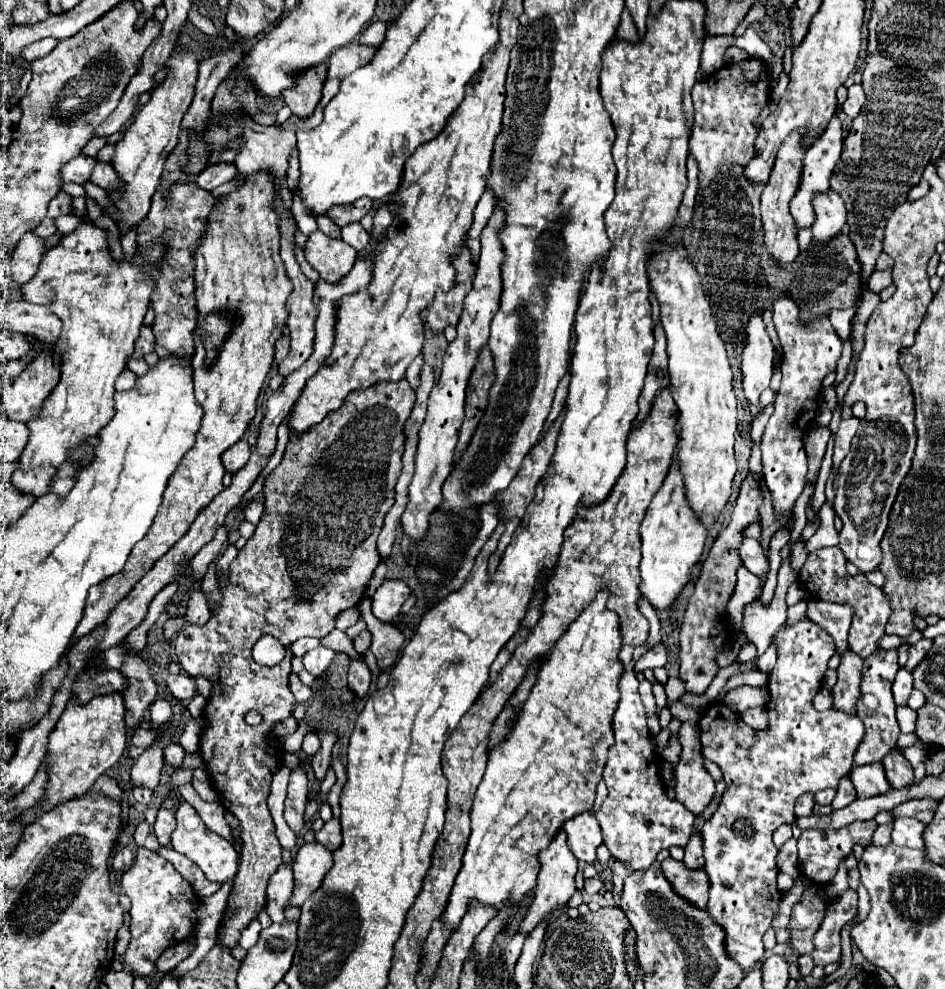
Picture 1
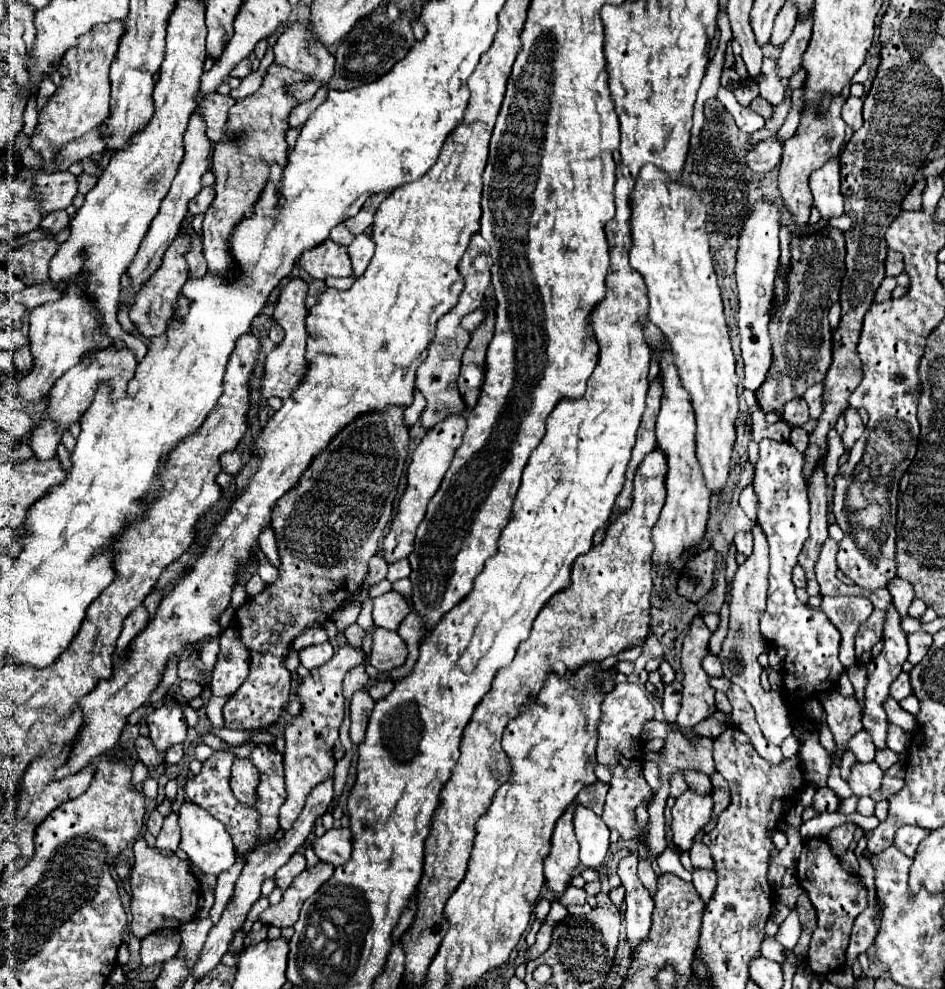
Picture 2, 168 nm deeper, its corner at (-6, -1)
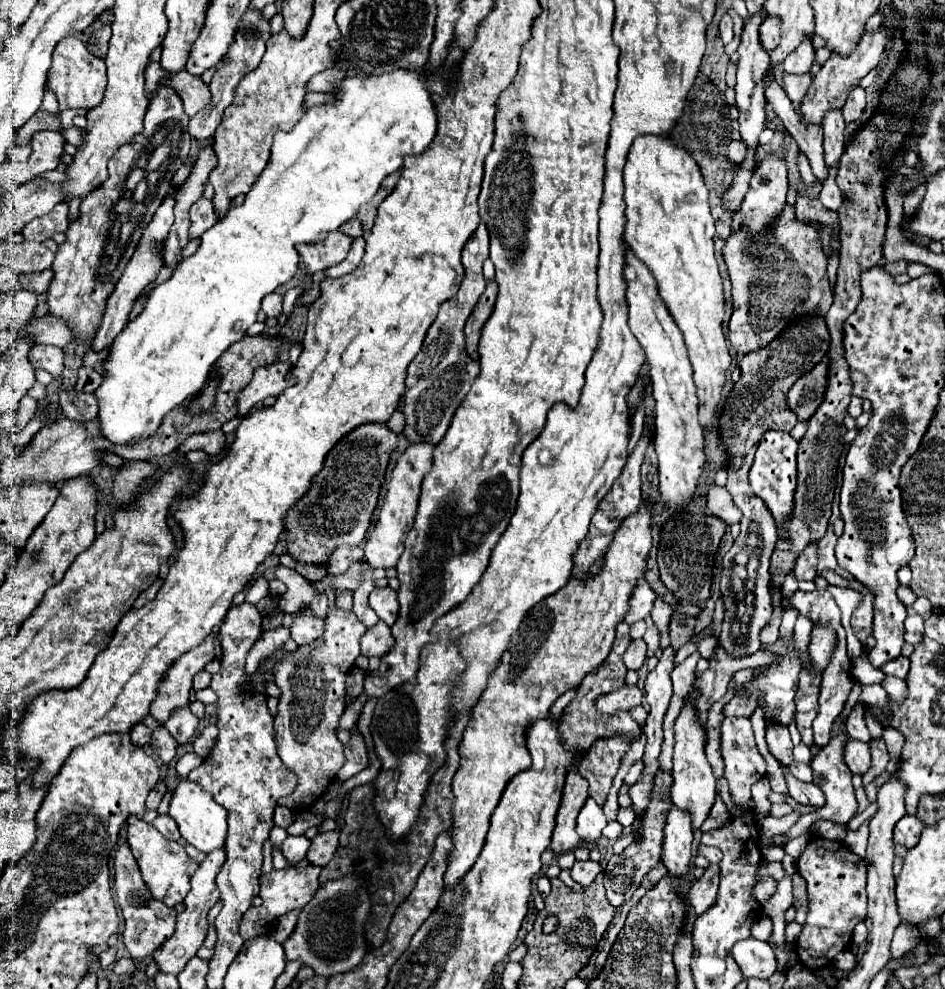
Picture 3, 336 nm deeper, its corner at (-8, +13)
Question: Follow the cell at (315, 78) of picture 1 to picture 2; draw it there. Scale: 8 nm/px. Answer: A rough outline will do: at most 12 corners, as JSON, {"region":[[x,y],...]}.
{"region":[[291,23],[275,43],[275,61],[303,71],[289,93],[307,101],[333,77],[335,57],[309,31]]}

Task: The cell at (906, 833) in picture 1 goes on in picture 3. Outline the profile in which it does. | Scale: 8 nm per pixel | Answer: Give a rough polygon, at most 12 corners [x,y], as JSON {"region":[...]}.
{"region":[[905,815],[895,825],[895,843],[911,849],[923,827],[915,815]]}

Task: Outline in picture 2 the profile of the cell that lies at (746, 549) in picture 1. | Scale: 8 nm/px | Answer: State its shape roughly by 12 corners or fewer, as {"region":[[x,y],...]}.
{"region":[[737,531],[733,543],[739,553],[749,555],[753,537],[749,531]]}

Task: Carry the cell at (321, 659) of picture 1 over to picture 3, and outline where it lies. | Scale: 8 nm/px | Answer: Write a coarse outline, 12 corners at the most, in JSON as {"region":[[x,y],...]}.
{"region":[[301,609],[291,627],[297,645],[309,645],[323,635],[325,621]]}

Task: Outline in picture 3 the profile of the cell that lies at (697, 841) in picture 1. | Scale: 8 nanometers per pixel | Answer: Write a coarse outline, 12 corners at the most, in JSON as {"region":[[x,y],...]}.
{"region":[[719,865],[691,881],[689,903],[697,915],[715,903]]}

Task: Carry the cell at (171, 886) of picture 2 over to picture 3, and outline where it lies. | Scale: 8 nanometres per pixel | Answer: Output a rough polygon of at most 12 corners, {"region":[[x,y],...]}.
{"region":[[143,819],[127,843],[151,897],[175,907],[199,865]]}

